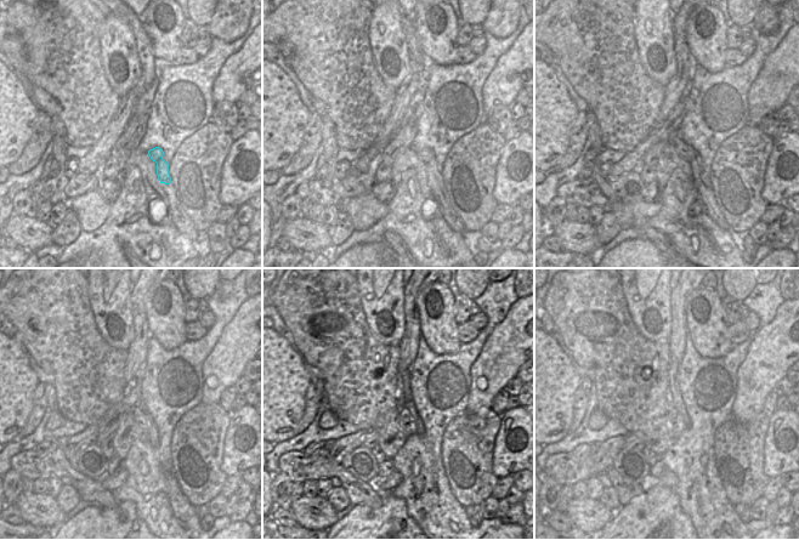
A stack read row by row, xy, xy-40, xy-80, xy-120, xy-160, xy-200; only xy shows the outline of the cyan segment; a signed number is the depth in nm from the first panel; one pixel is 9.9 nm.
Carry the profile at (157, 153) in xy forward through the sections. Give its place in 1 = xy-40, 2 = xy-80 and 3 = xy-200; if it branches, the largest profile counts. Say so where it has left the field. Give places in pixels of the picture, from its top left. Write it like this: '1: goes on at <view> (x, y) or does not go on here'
1: goes on at xy-40 (426, 155)
2: goes on at xy-80 (690, 154)
3: goes on at xy-200 (679, 426)

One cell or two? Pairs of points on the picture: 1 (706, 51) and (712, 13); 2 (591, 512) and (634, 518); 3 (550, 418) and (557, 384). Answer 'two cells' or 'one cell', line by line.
1: one cell
2: two cells
3: one cell

